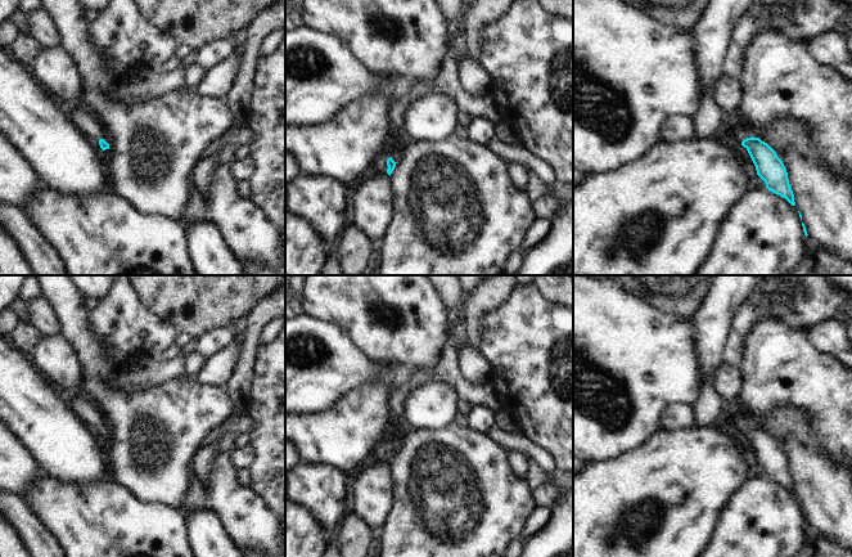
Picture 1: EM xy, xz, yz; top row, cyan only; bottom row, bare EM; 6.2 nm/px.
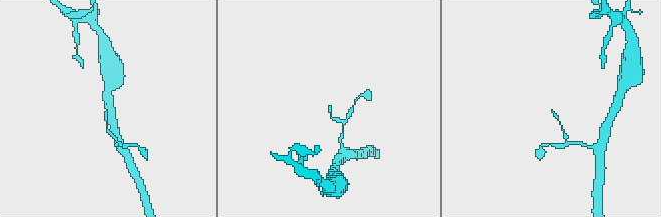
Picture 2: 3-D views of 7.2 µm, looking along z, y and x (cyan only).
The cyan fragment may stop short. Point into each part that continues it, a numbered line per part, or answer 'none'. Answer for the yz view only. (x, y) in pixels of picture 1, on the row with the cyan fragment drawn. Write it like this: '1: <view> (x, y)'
1: yz (740, 129)

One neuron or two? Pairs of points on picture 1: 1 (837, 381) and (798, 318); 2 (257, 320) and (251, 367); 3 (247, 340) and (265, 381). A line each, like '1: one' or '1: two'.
1: two
2: one
3: two

